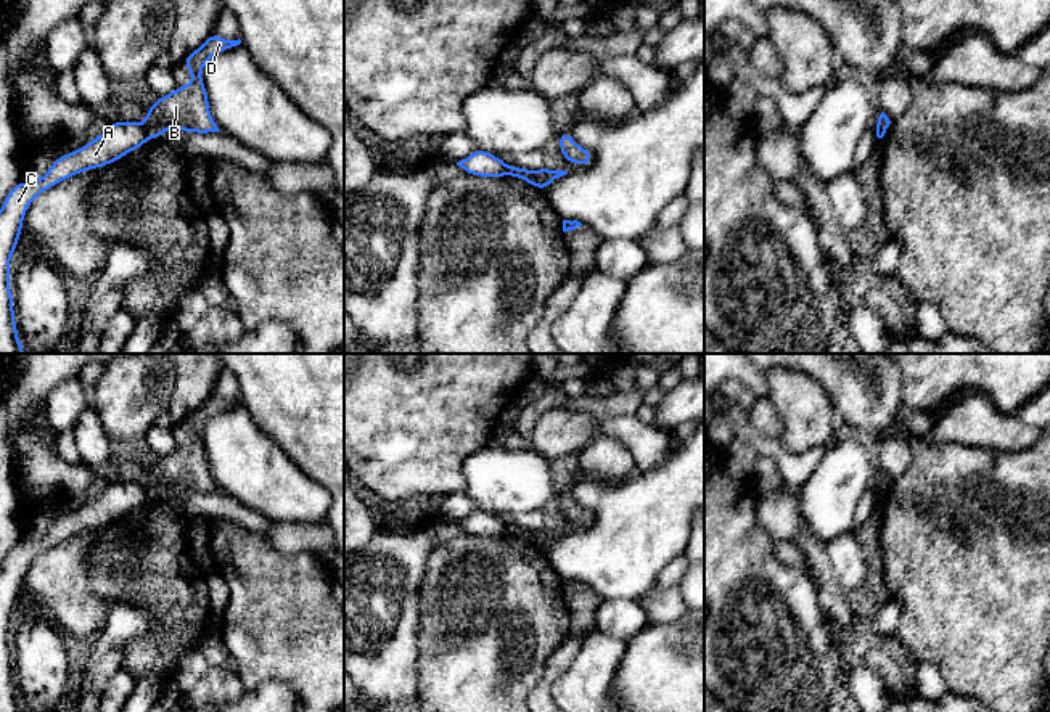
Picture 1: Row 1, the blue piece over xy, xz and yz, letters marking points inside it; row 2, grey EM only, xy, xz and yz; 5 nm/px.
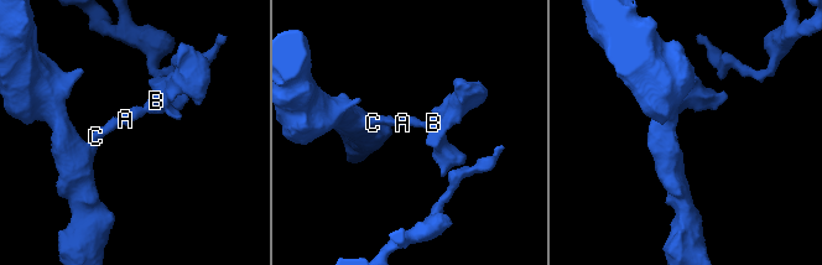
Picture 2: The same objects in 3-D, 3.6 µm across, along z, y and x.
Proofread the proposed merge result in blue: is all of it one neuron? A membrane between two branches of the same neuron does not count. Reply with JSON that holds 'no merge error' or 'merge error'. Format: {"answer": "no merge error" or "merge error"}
{"answer": "merge error"}

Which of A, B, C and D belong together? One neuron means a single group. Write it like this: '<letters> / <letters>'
A C / B D

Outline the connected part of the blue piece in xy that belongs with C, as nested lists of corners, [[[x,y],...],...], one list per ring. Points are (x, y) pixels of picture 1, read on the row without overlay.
[[[127,481],[113,482],[100,497],[88,501],[85,506],[55,519],[51,527],[42,538],[24,543],[19,542],[10,550],[0,571],[0,712],[24,712],[16,693],[13,656],[8,646],[8,640],[10,640],[10,619],[18,606],[18,599],[23,590],[24,574],[31,566],[31,563],[35,559],[37,554],[40,554],[48,548],[53,548],[59,542],[76,534],[80,534],[84,530],[92,530],[113,524],[127,513],[143,506],[146,501],[148,501],[148,493],[145,484],[135,484]]]

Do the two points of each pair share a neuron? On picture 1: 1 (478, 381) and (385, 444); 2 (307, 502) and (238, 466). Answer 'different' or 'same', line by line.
1: same
2: same

